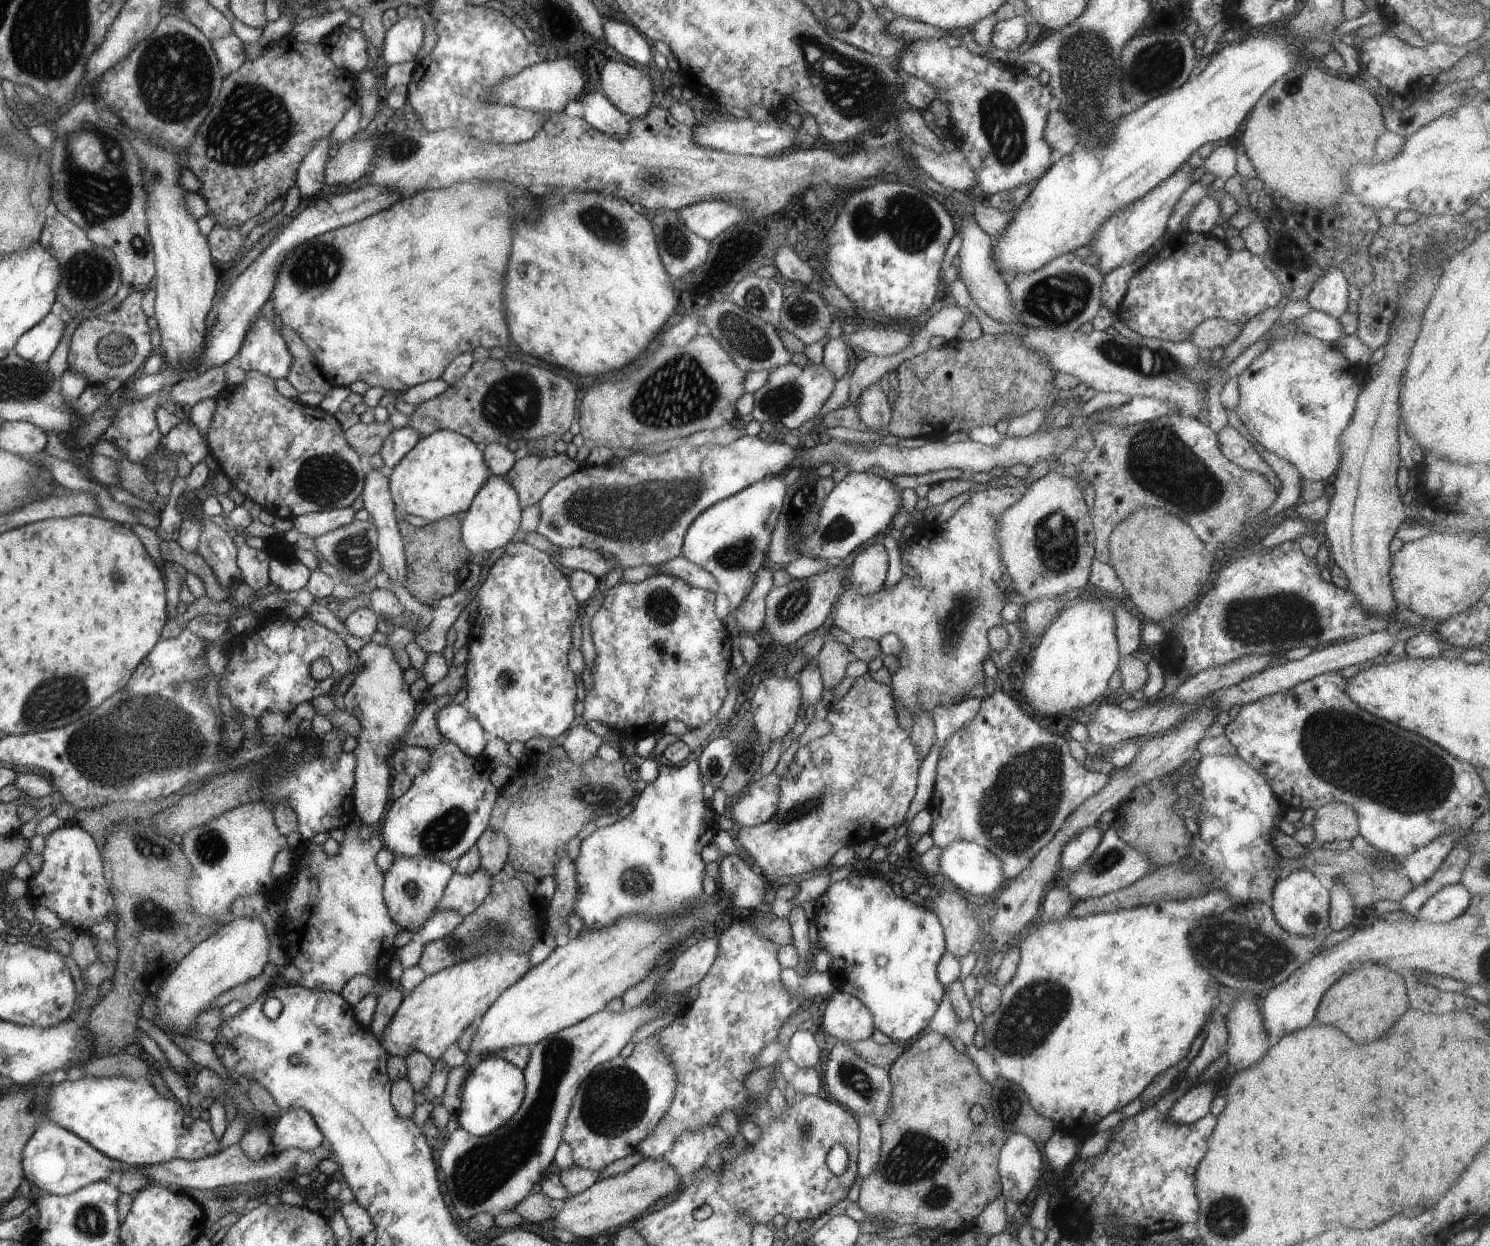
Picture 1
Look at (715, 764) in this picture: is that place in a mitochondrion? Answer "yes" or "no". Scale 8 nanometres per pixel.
yes

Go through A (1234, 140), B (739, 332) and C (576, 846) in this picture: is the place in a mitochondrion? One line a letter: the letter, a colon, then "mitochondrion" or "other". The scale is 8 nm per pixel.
A: other
B: mitochondrion
C: other

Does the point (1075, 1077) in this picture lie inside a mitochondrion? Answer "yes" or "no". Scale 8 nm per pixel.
no

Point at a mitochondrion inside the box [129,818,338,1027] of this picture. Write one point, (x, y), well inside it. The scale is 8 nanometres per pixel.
(150, 915)

